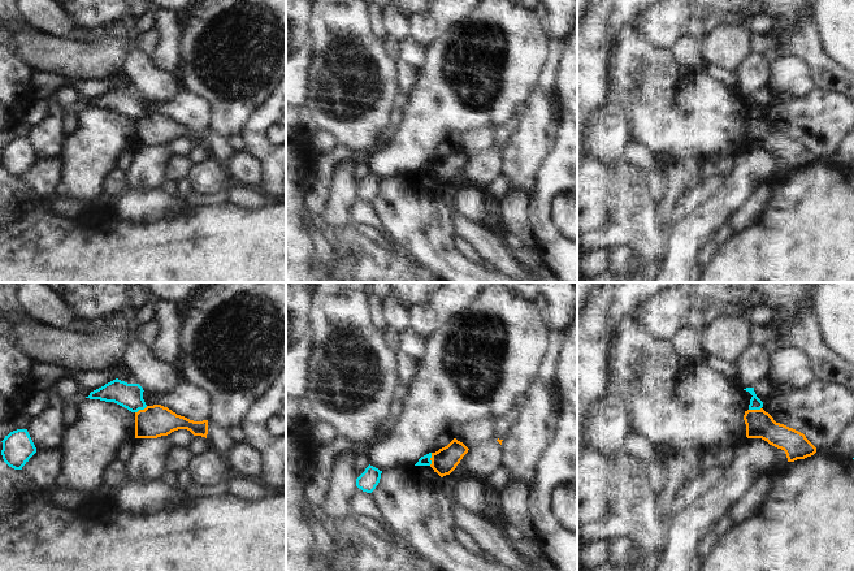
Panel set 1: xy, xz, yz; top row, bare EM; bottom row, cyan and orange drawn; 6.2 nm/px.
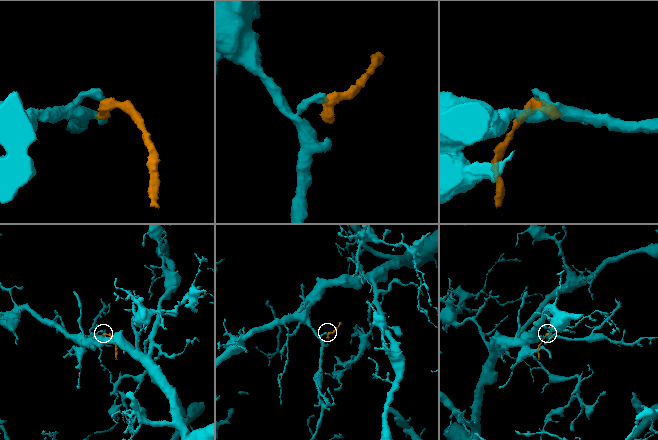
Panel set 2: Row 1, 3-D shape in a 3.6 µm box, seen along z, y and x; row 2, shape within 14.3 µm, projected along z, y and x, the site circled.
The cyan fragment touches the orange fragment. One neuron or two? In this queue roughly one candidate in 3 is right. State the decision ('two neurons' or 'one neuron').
two neurons

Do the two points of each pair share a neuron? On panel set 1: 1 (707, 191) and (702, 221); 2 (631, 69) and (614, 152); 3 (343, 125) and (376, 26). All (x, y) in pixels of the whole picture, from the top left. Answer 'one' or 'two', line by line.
1: two
2: two
3: two

